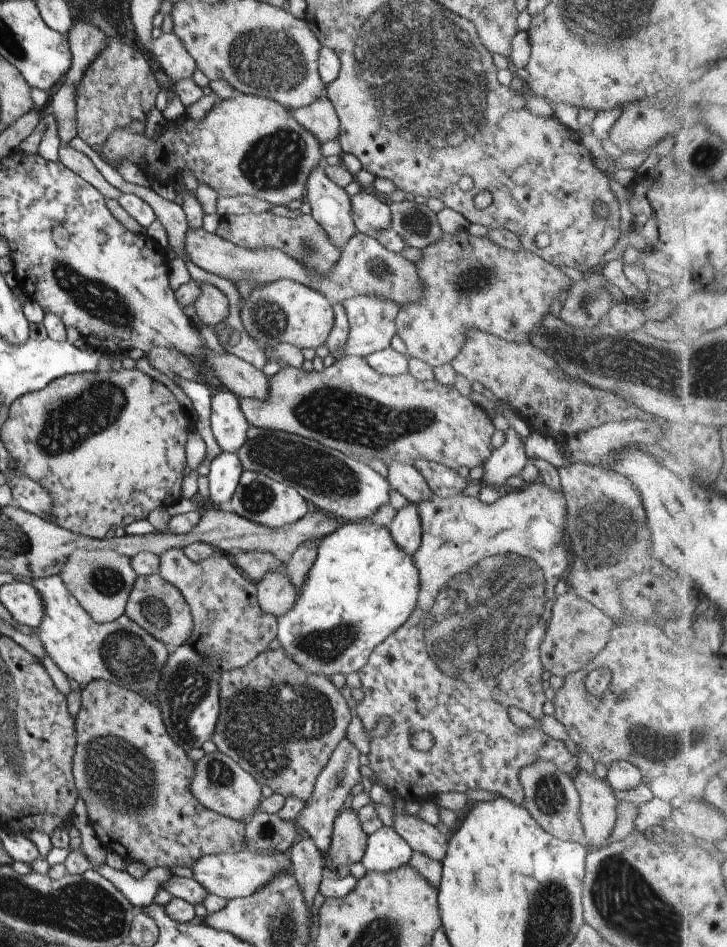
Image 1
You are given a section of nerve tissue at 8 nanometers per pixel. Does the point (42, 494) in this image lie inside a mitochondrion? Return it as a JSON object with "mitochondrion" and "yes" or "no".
{"mitochondrion":"no"}

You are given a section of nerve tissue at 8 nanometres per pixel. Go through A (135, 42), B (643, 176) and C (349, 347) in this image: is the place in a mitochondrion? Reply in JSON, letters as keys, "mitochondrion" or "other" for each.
{"A":"other","B":"other","C":"other"}

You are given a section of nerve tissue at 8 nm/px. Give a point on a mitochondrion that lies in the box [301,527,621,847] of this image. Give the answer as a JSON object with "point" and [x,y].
{"point":[480,621]}

